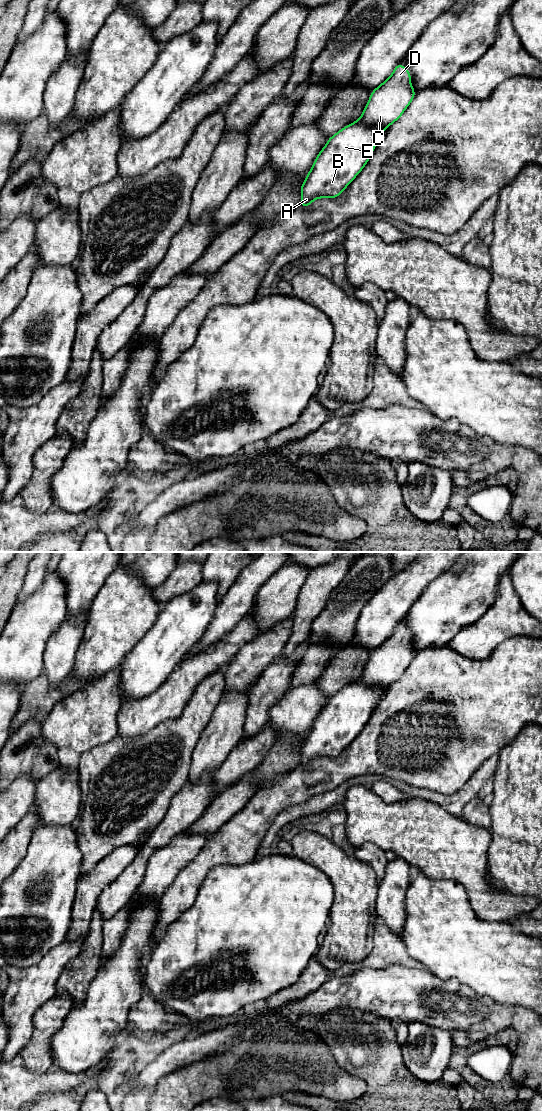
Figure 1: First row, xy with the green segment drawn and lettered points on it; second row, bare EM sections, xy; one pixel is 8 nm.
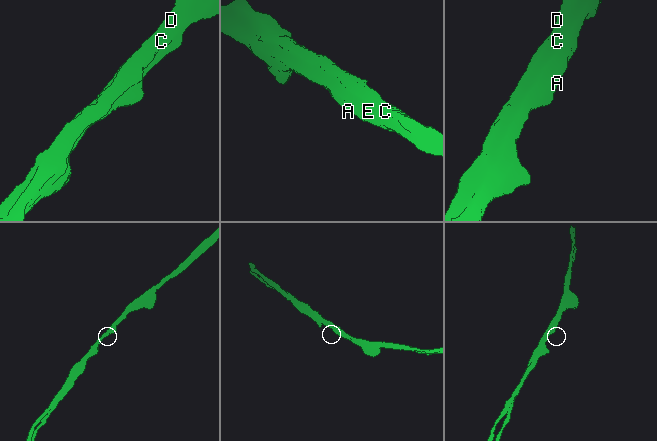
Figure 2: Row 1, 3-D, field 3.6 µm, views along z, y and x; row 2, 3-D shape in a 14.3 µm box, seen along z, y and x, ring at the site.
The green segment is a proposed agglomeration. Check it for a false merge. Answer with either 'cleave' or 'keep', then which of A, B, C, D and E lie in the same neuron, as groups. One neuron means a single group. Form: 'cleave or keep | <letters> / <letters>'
cleave | A B E / C D

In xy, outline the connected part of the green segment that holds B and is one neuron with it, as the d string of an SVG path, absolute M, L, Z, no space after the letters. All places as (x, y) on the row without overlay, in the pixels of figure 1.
M361 677L331 696L307 733L300 749L301 763L308 767L315 759L337 758L369 721L385 689L368 686Z

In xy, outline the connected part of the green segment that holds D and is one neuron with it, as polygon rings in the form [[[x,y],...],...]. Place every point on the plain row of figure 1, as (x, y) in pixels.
[[[400,622],[391,636],[371,652],[361,679],[370,687],[386,689],[402,676],[415,653],[411,634]]]

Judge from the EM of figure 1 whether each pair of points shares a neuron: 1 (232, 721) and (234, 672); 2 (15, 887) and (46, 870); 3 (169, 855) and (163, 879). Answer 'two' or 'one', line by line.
1: two
2: one
3: one

